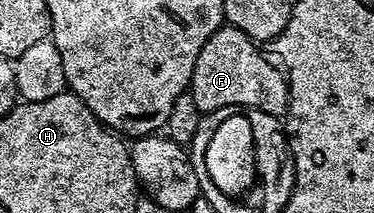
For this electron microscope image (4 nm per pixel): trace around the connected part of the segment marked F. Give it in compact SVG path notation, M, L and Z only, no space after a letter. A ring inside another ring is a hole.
M227 24L221 25L214 36L202 44L202 52L198 52L198 64L194 64L190 87L194 104L198 104L201 115L227 106L261 110L279 119L287 115L288 79L281 67L260 50L263 49L242 31Z

